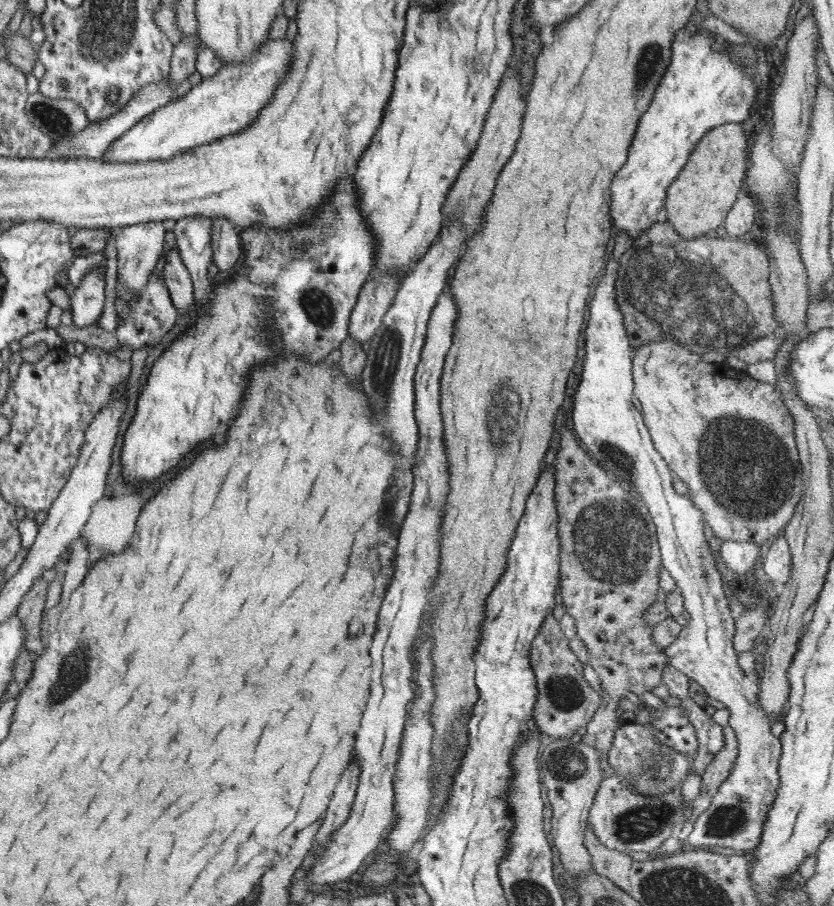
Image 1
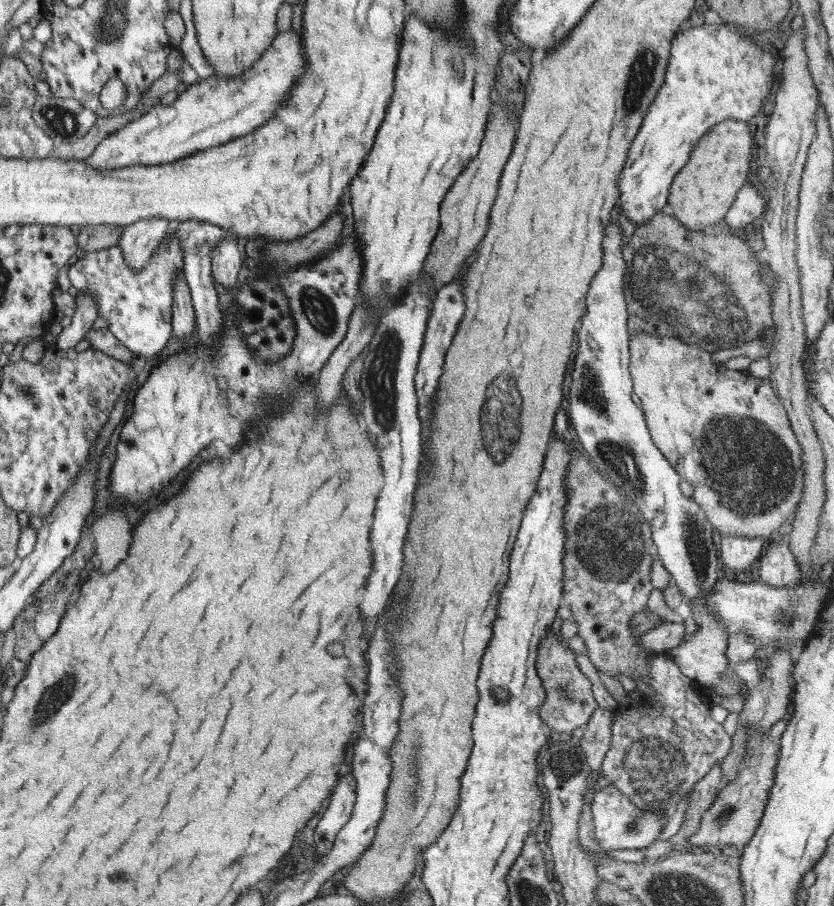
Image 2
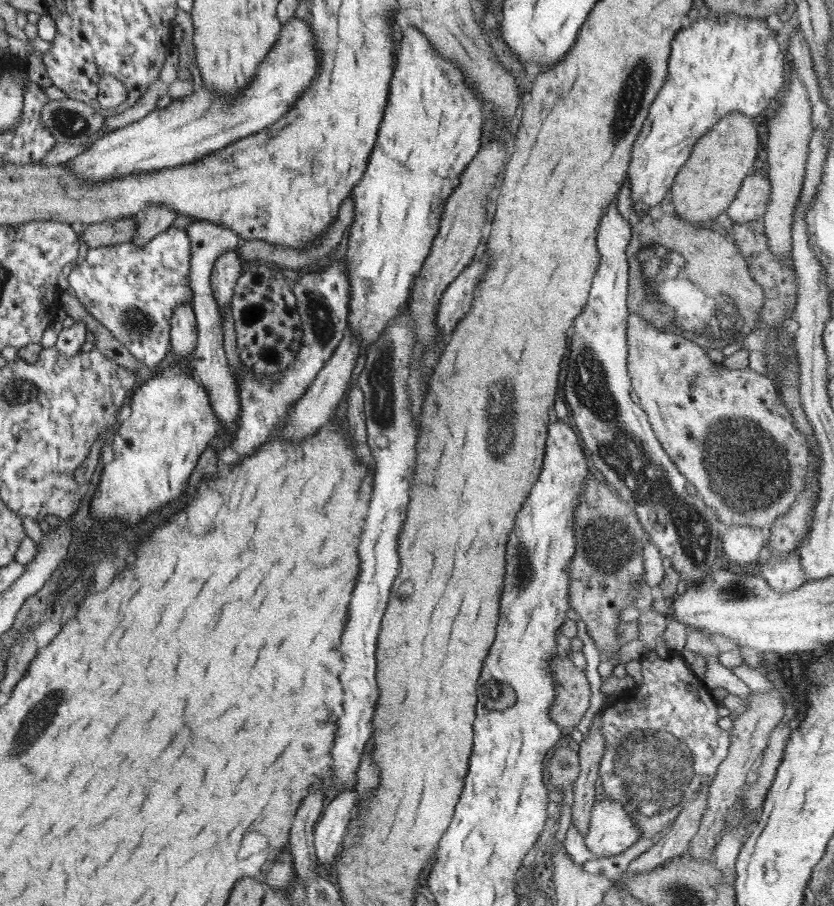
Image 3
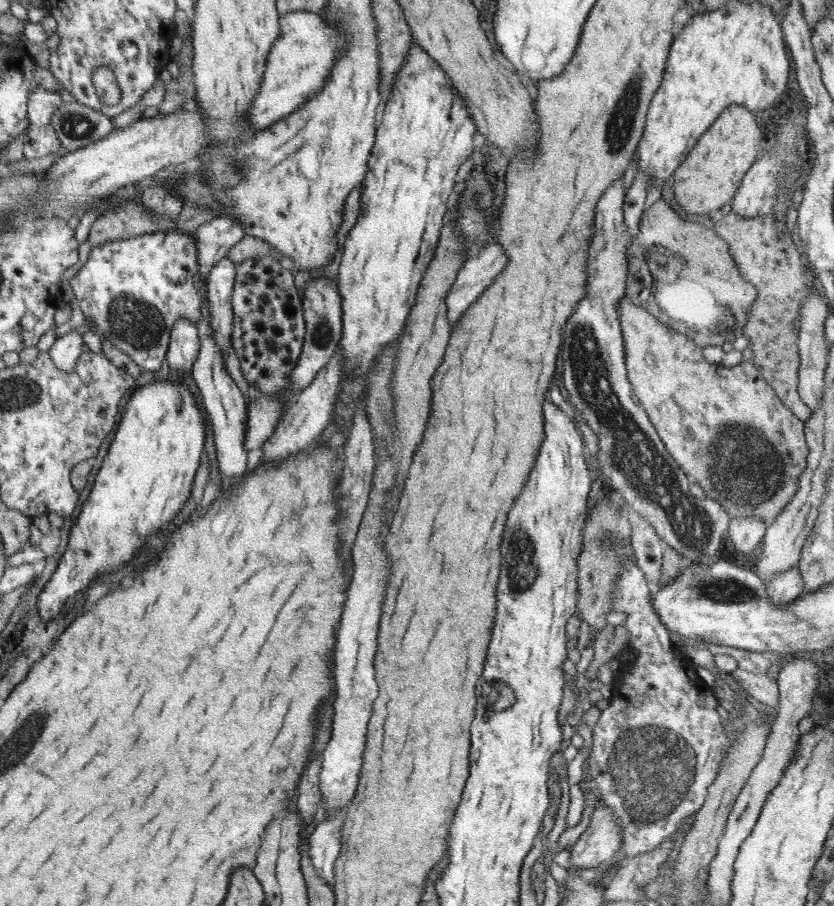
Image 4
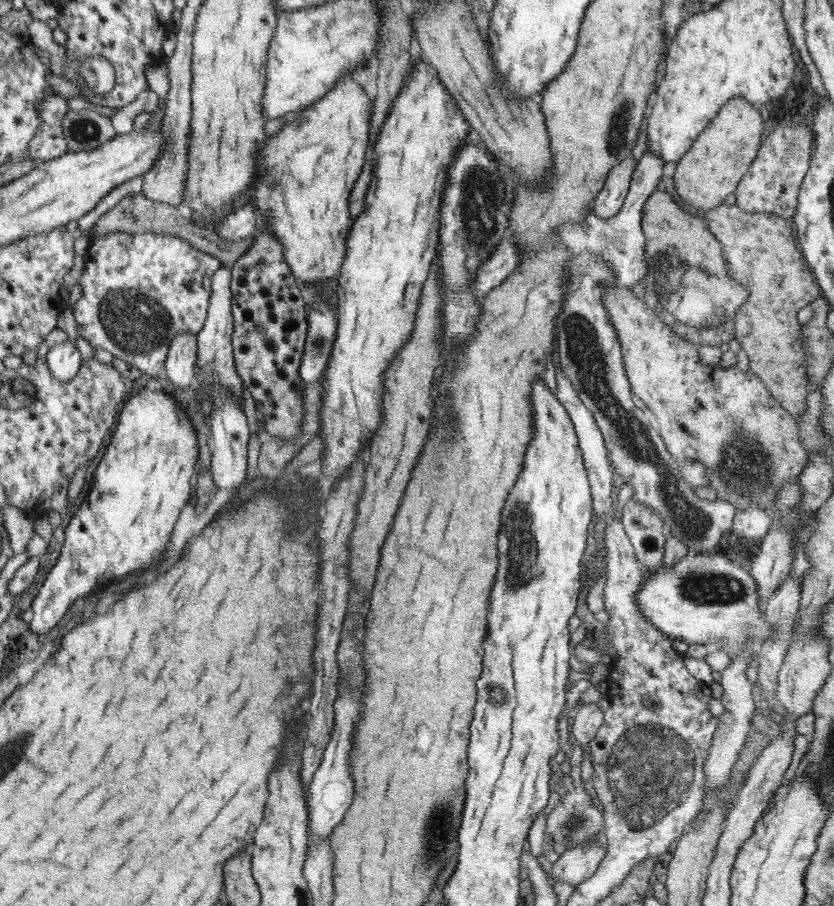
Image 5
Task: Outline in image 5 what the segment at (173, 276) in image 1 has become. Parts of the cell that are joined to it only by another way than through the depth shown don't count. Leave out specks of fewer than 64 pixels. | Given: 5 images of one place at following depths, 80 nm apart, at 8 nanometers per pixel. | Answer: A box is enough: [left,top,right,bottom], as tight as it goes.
[162,332,196,391]

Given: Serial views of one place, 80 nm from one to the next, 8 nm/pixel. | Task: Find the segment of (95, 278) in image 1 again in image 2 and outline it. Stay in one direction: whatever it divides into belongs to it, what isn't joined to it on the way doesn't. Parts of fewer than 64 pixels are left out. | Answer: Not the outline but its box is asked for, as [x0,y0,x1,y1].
[53,291,97,349]

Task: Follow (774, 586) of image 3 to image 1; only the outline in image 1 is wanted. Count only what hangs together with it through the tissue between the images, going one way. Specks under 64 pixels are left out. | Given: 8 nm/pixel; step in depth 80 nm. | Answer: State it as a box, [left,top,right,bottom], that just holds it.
[762,536,792,584]

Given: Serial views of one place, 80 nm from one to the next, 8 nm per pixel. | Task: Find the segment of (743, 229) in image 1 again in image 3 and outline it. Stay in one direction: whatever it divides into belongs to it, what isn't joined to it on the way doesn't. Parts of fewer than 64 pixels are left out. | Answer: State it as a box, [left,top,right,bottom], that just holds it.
[726,167,770,223]

